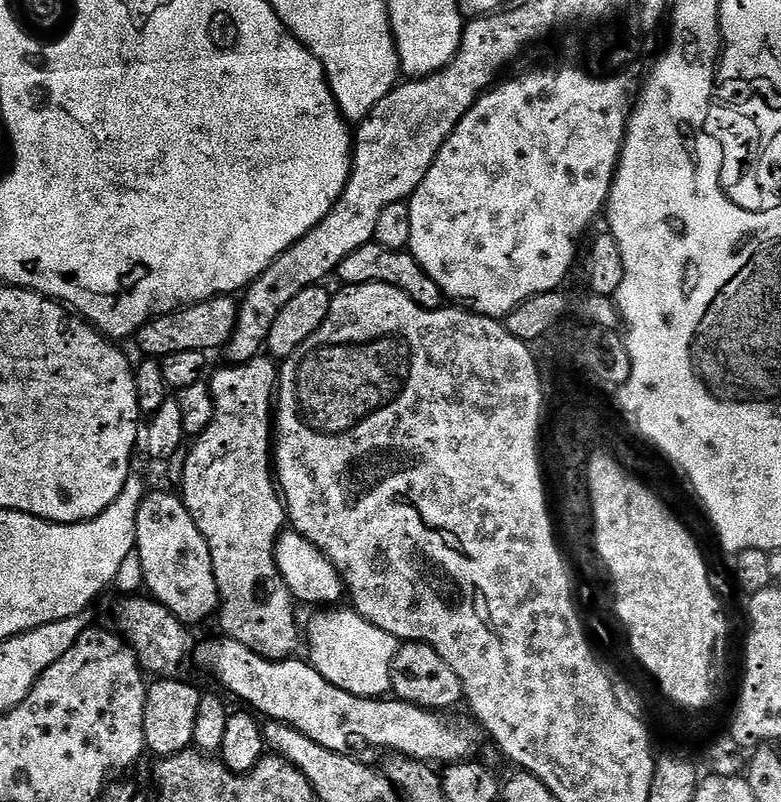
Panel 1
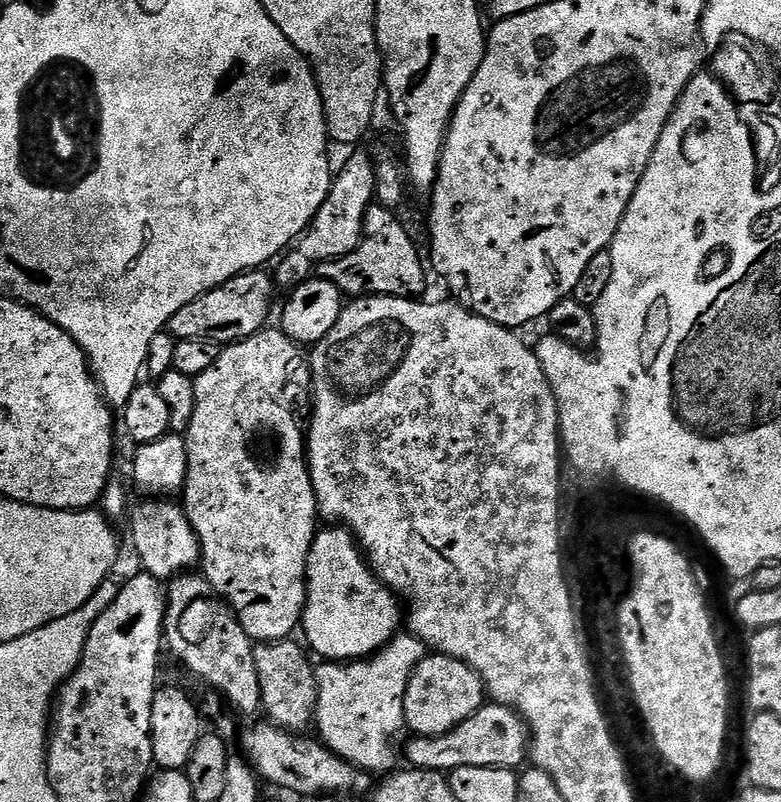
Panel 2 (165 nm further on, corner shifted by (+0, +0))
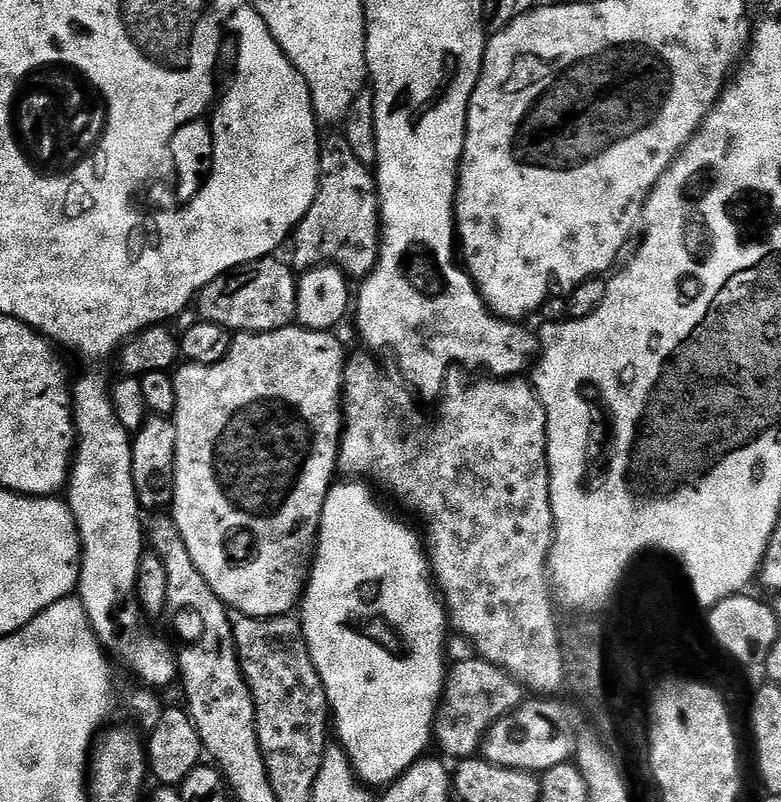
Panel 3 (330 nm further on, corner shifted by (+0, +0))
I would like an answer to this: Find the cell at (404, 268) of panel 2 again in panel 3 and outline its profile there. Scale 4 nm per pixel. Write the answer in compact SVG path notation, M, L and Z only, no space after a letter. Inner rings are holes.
M342 134L336 136L325 135L320 142L320 185L314 194L314 202L310 202L310 210L302 218L302 222L296 231L290 237L290 248L292 244L292 260L290 264L297 273L303 274L309 272L311 268L317 268L319 264L334 264L341 268L345 276L351 278L353 281L359 282L365 276L370 275L373 266L376 264L376 259L380 253L380 199L376 193L376 178L373 169L369 165L363 164L360 159L354 154L354 150L350 150L350 142L346 142L346 138Z

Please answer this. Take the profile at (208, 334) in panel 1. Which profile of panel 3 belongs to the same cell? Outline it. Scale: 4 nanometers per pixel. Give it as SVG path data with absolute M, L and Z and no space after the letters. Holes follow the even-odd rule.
M275 255L263 256L249 264L238 266L210 282L194 301L199 319L218 322L234 334L269 332L289 327L296 319L297 273Z

